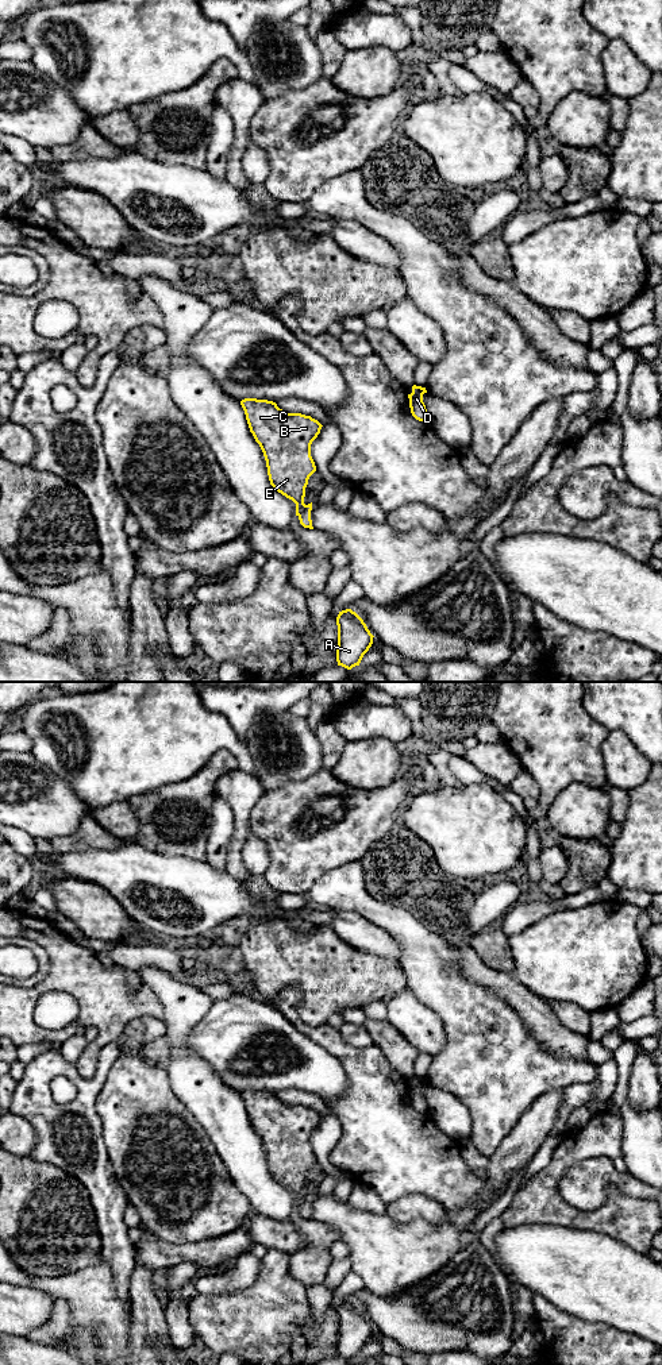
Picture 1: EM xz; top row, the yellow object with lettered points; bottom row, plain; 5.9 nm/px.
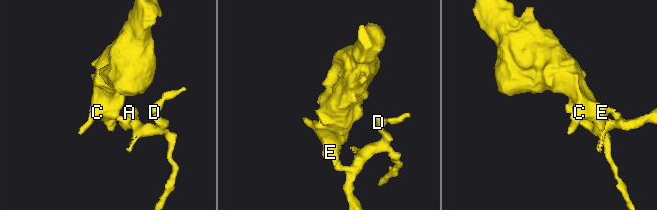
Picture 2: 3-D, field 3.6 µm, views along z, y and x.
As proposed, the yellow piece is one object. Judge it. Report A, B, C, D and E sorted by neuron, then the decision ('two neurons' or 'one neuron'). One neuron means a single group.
groups A D / B C E; two neurons

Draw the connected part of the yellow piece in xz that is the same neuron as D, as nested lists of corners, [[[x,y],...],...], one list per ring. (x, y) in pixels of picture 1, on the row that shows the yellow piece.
[[[412,386],[412,393],[408,394],[409,398],[409,408],[412,416],[423,423],[430,423],[428,412],[426,409],[426,405],[423,402],[423,394],[427,393],[426,387],[422,386]]]

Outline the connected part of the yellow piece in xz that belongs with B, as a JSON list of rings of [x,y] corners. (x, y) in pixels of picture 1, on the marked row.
[[[245,398],[240,405],[263,452],[270,485],[292,500],[296,516],[301,516],[307,506],[305,487],[316,471],[311,444],[323,425],[311,416],[284,412],[268,400]]]

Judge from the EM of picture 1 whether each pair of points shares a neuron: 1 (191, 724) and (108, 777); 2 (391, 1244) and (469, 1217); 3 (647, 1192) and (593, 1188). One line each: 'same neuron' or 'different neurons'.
1: same neuron
2: same neuron
3: same neuron

